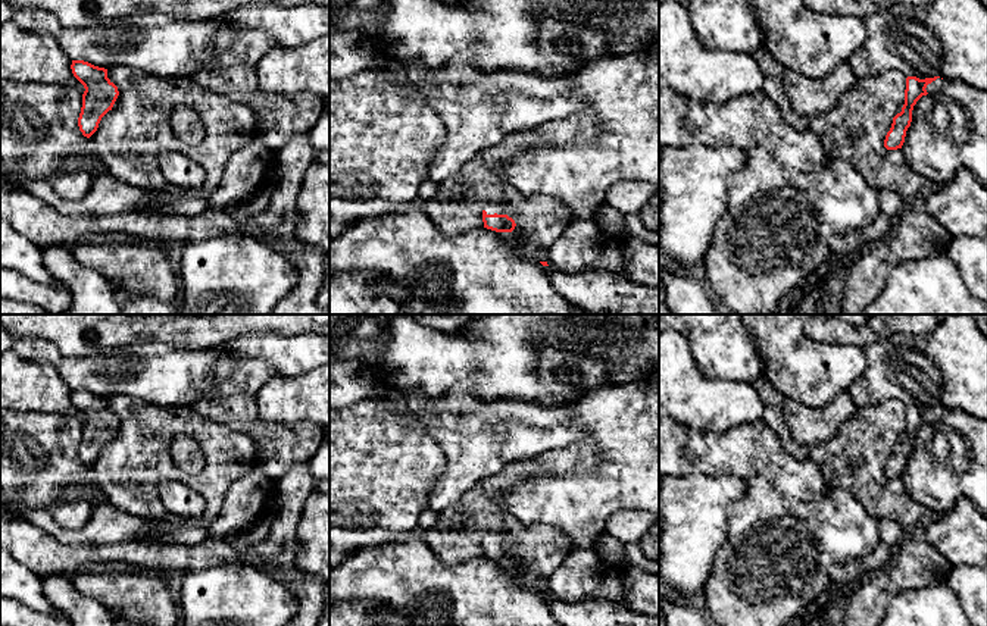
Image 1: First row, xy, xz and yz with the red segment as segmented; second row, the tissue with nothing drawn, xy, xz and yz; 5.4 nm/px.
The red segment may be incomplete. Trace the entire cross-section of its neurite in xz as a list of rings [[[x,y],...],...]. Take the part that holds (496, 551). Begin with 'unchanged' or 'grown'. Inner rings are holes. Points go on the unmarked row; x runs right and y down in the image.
grown; [[[493,533],[482,539],[484,557],[496,561],[512,561],[515,550],[505,541],[503,535]]]

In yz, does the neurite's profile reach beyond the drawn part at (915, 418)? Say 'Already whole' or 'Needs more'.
Needs more

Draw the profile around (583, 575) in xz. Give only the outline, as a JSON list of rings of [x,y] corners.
[[[575,548],[549,576],[550,595],[575,602],[585,598],[624,604],[622,578],[594,550]]]

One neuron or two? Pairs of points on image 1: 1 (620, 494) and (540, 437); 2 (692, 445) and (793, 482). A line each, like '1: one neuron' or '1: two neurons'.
1: two neurons
2: one neuron

